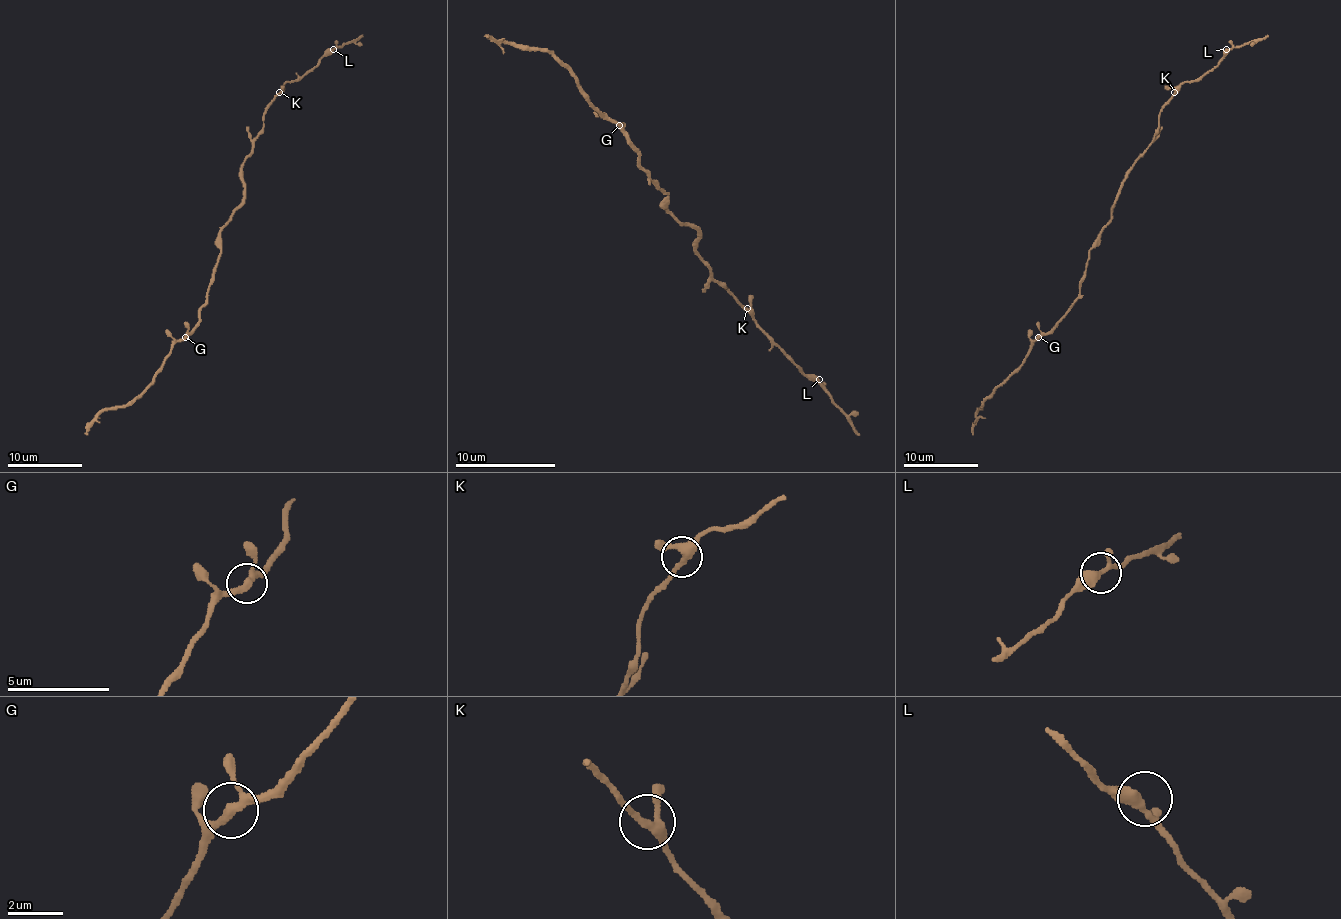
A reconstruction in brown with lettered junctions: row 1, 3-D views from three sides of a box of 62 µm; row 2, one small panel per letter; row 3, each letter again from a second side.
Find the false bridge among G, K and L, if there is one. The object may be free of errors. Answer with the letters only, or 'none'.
none

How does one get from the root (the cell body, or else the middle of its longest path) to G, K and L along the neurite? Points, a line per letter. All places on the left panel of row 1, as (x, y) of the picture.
G: (225, 226), (220, 233), (220, 259), (209, 287), (207, 302), (199, 311), (199, 322), (184, 337)
K: (225, 226), (244, 196), (242, 162), (263, 127), (266, 105), (279, 92)
L: (225, 226), (231, 213), (242, 201), (242, 162), (263, 127), (266, 105), (287, 82), (298, 81), (333, 49)

